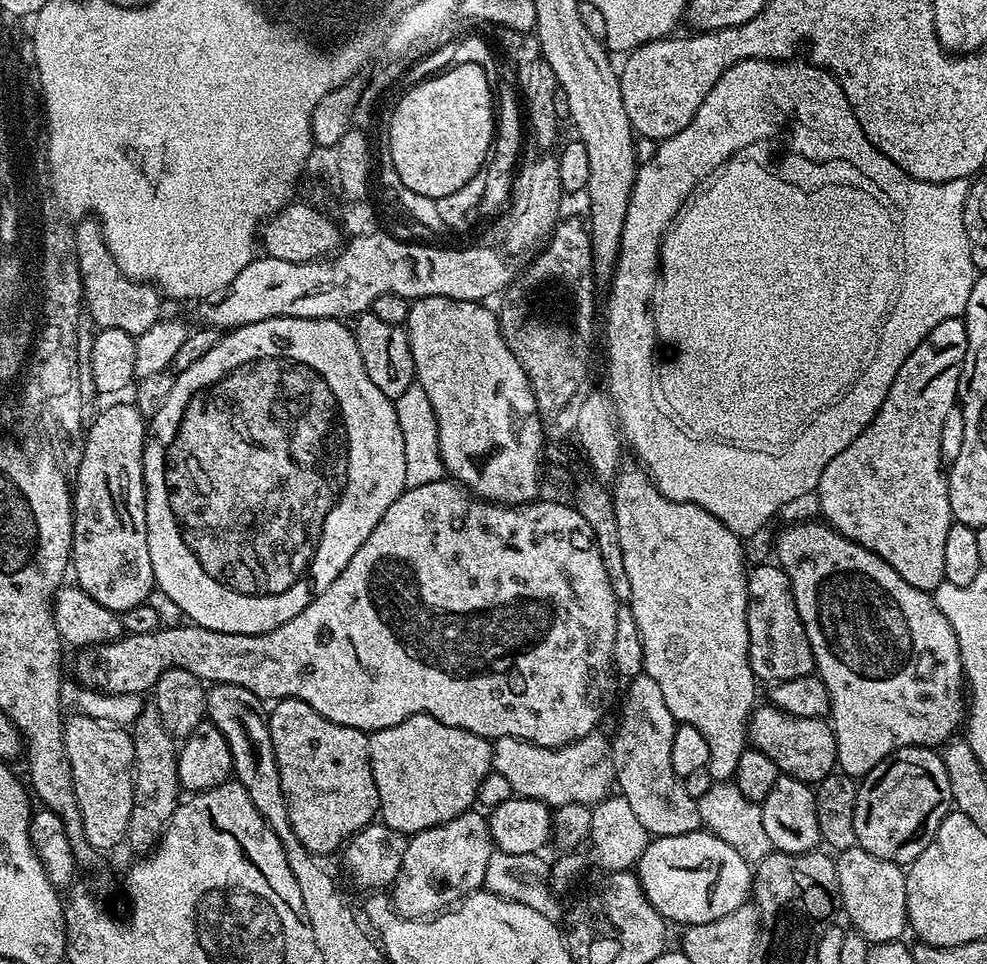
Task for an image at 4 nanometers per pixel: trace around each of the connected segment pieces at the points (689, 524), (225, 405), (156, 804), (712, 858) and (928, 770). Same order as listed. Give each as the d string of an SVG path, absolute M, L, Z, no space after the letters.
M635 467L615 473L616 485L611 486L610 493L623 565L630 582L627 603L642 638L643 673L658 682L673 718L680 724L694 726L705 738L709 747L706 769L713 781L731 781L746 747L748 718L757 703L758 687L748 657L748 572L740 545L743 543L714 514L663 496L643 467Z
M275 316L225 331L214 350L202 354L194 366L175 373L169 397L150 417L144 442L144 505L150 566L154 566L155 587L159 591L161 588L169 602L177 604L191 623L215 632L257 636L290 622L290 618L302 614L312 599L346 570L346 562L354 558L358 546L370 538L382 514L403 494L406 446L402 446L395 403L370 382L352 328L344 324L347 323L340 320Z
M155 706L145 707L135 723L131 725L130 731L134 742L136 762L132 777L134 802L130 810L130 826L126 844L127 847L132 847L136 854L147 854L156 847L156 843L164 832L164 825L170 822L177 804L182 800L182 789L176 765L178 744L172 733L166 730Z
M699 830L677 837L655 837L642 854L638 875L654 910L673 925L687 926L714 922L730 910L738 910L749 899L754 872L722 838L709 830Z
M931 747L897 748L859 781L854 806L856 843L874 858L910 865L930 846L930 838L942 826L942 818L953 808L943 755Z

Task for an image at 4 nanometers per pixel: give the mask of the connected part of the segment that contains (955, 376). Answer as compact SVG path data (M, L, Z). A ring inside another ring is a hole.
M963 319L939 322L934 330L913 353L902 362L898 378L886 394L886 402L874 414L870 426L830 461L822 470L822 478L814 493L820 499L820 512L828 527L841 532L846 538L858 542L866 550L878 554L910 586L923 592L935 593L939 584L945 583L944 563L946 534L954 522L948 497L948 477L942 458L942 422L946 414L957 407L960 390L960 371L966 358L966 326Z

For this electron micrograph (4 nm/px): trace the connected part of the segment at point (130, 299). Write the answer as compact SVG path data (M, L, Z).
M86 223L83 228L80 228L79 253L88 290L84 307L87 315L92 315L93 322L91 321L91 323L97 329L117 328L118 330L126 330L126 334L135 338L142 335L146 330L150 330L150 326L154 326L157 320L161 319L161 293L153 285L132 280L126 274L122 274L122 270L118 270L118 262L114 262L106 242L100 242L99 233L96 232L92 223Z

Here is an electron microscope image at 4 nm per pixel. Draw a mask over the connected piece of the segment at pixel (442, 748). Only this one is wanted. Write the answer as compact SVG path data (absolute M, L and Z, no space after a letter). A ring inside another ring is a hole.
M411 716L398 726L383 728L368 736L370 766L374 774L374 786L378 790L379 819L390 830L405 834L430 830L458 814L469 811L476 804L478 786L492 767L492 744L478 734L470 734L461 728L446 726L433 716Z

